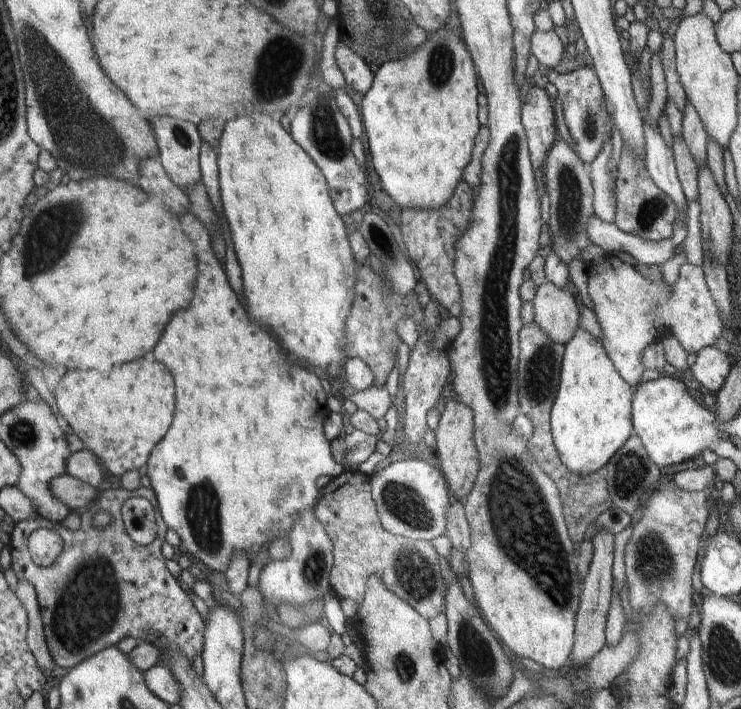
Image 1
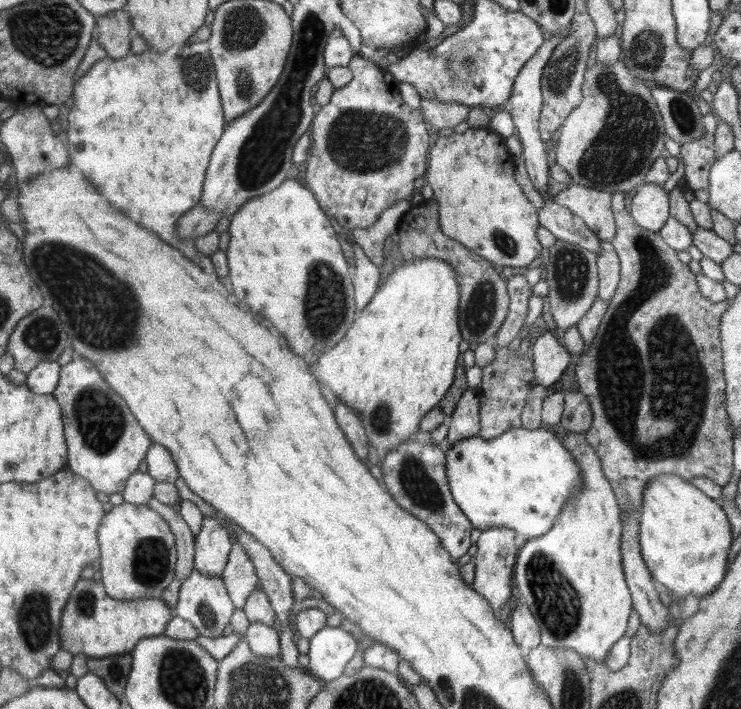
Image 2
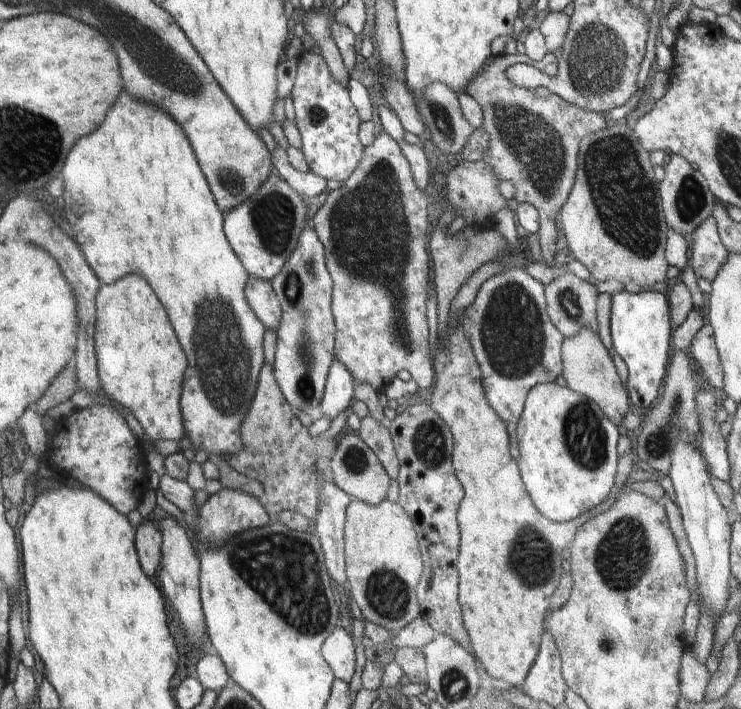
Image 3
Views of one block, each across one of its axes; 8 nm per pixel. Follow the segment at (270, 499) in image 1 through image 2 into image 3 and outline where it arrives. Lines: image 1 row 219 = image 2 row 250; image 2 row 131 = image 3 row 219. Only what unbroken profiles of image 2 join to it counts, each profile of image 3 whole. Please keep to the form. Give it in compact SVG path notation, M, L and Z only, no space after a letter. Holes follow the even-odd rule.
M120 92L120 96L116 98L116 102L112 104L112 108L108 110L108 114L104 117L104 122L98 126L98 130L94 130L92 134L83 136L80 140L76 140L76 144L72 146L72 150L68 152L64 166L62 167L61 177L64 182L64 209L60 212L63 220L69 226L69 235L78 244L86 262L94 271L101 284L116 284L120 278L132 274L140 274L142 278L146 278L146 282L150 284L150 288L158 297L158 300L164 306L166 314L168 314L174 332L188 356L188 370L182 378L182 394L180 396L180 410L182 411L182 422L184 425L184 437L188 437L192 450L204 451L208 458L210 456L221 456L225 454L236 454L242 448L242 438L240 438L240 426L250 410L254 393L256 392L257 380L259 372L265 363L263 353L263 339L265 336L265 326L254 316L254 312L250 310L244 288L248 282L249 274L228 242L224 234L224 217L223 212L214 200L214 195L208 186L208 181L198 166L198 160L194 156L194 150L188 142L188 136L184 134L182 126L170 118L164 110L146 104L142 100L136 100L134 96L130 96L128 92Z

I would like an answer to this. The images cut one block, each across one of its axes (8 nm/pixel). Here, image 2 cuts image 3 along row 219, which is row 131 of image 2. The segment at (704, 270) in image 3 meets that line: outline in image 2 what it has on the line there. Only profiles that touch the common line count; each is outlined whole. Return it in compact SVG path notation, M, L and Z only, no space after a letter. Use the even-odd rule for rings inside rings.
M711 112L703 116L704 126L709 129L704 138L692 140L681 145L680 160L684 164L684 180L690 191L707 190L709 186L709 172L715 161L715 148L713 129L717 126L719 118Z

